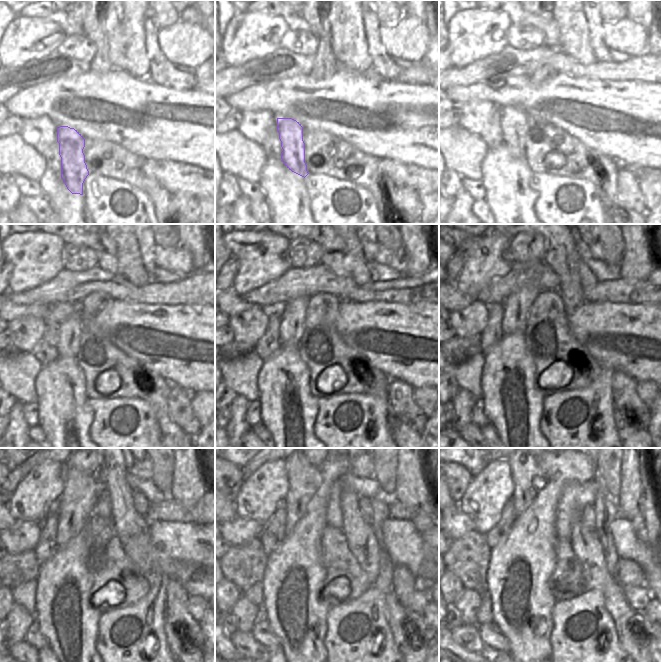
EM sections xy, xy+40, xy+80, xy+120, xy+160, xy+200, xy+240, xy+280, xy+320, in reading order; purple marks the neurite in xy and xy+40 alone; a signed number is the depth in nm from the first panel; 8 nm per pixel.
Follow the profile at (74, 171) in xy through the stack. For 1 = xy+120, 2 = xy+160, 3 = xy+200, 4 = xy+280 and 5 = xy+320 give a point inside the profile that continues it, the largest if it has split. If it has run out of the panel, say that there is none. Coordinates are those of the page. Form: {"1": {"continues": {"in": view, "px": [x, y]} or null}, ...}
{"1": {"continues": {"in": "xy+120", "px": [69, 331]}}, "2": {"continues": {"in": "xy+160", "px": [292, 323]}}, "3": {"continues": {"in": "xy+200", "px": [517, 305]}}, "4": {"continues": {"in": "xy+280", "px": [304, 478]}}, "5": {"continues": {"in": "xy+320", "px": [527, 476]}}}

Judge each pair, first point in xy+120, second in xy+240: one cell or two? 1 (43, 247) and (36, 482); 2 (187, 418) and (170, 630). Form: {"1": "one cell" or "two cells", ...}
{"1": "one cell", "2": "two cells"}

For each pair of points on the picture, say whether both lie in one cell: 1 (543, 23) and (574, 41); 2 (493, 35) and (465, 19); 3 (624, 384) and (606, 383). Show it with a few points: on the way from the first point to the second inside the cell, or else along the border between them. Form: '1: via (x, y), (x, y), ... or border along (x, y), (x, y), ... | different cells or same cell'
1: border along (552, 12), (552, 18), (558, 25), (559, 47) | different cells
2: via (486, 34), (479, 33), (472, 26) | same cell
3: border along (612, 372), (612, 400), (614, 402) | different cells

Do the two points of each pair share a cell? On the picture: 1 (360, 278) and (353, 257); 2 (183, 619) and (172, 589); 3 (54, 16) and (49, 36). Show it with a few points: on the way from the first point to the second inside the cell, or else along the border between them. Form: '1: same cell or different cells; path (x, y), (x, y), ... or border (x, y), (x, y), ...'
1: same cell; path (360, 273), (355, 262)
2: same cell; path (176, 612), (176, 596)
3: different cells; border (30, 17), (43, 17), (54, 21), (65, 35)

